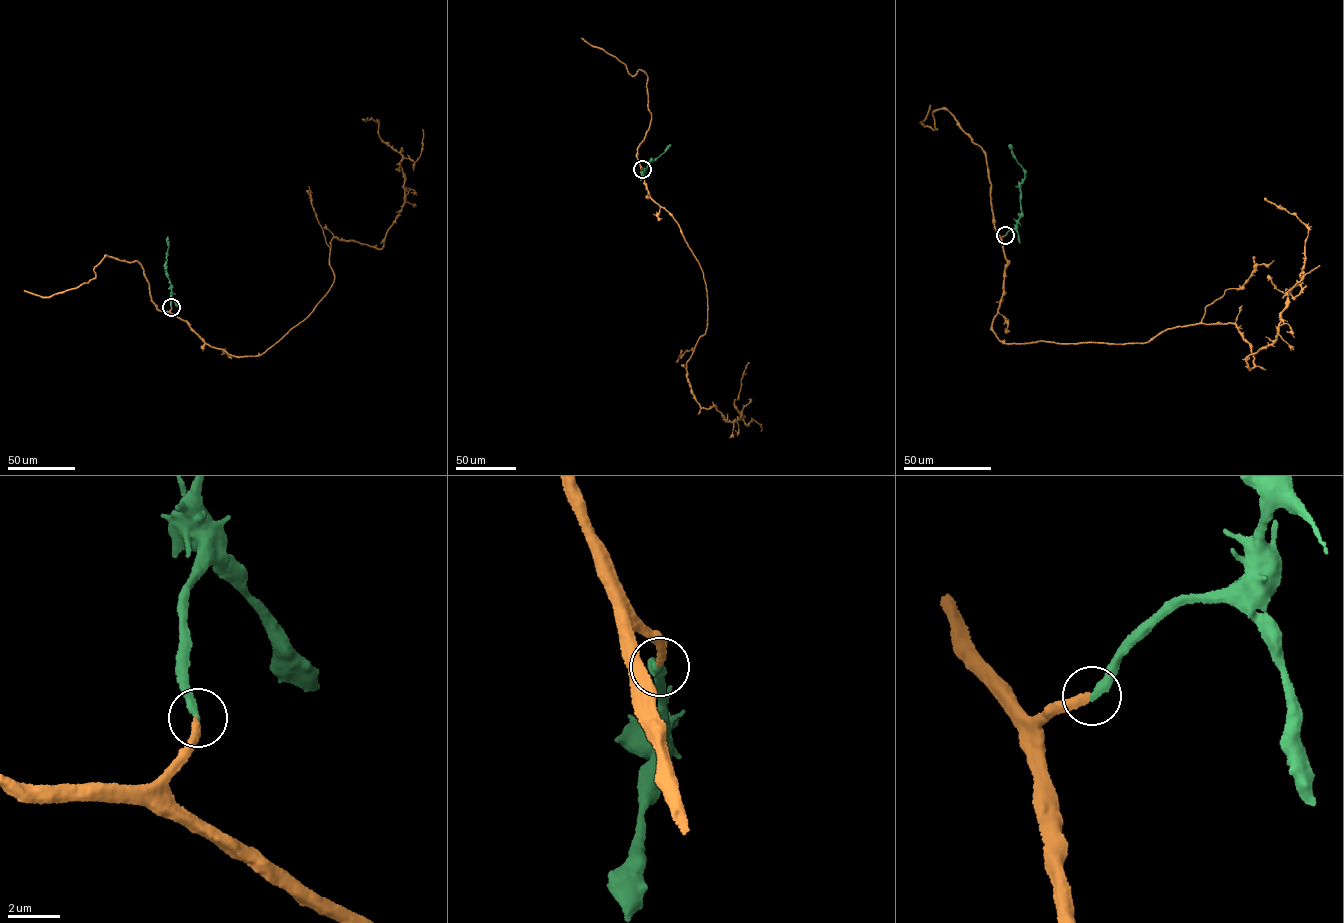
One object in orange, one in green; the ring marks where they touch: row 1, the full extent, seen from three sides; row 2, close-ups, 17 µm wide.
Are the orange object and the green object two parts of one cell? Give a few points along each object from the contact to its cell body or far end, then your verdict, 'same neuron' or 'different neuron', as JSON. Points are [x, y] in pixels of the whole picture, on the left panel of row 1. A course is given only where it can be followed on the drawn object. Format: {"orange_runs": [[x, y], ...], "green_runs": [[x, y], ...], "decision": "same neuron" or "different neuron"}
{"orange_runs": [[171, 308], [208, 344], [260, 354], [330, 290], [332, 238], [381, 249], [404, 204], [402, 155], [363, 119]], "green_runs": [[171, 308], [170, 282], [165, 265], [167, 238]], "decision": "same neuron"}

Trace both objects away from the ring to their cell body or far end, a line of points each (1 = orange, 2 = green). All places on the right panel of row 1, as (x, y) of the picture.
1: (1005, 236), (991, 327), (1004, 343), (1142, 343), (1230, 323), (1249, 370), (1306, 259), (1307, 228), (1264, 198)
2: (1005, 236), (1015, 227), (1020, 215), (1020, 183), (1024, 177), (1024, 169), (1009, 144)

